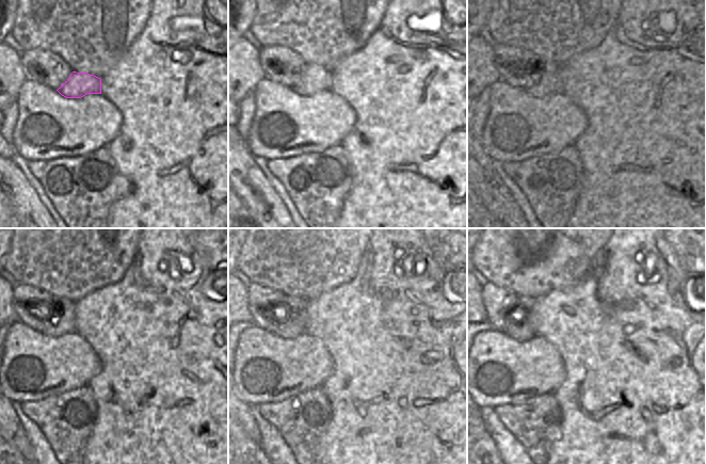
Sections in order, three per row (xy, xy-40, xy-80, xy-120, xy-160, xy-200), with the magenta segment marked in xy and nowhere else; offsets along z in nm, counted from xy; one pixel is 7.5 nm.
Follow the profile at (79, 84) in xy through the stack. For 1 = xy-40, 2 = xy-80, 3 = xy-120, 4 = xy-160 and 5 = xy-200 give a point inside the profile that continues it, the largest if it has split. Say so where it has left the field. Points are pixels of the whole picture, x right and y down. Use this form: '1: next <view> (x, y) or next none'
1: next xy-40 (315, 78)
2: next xy-80 (548, 81)
3: next xy-120 (64, 321)
4: next xy-160 (293, 326)
5: next xy-200 (518, 328)

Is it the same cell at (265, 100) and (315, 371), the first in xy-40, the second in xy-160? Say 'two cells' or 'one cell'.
one cell

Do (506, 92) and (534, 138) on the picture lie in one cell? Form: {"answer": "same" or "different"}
{"answer": "same"}

